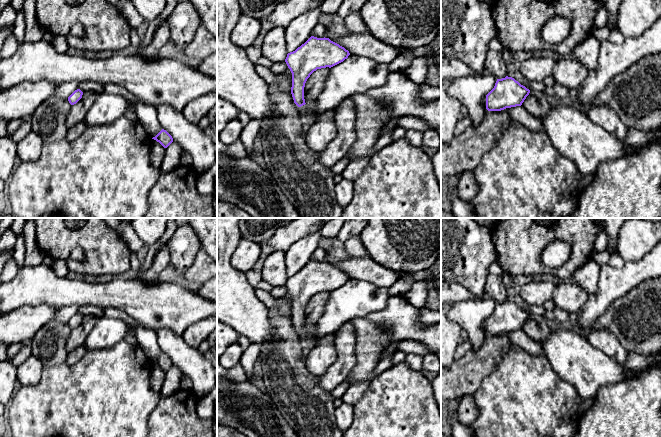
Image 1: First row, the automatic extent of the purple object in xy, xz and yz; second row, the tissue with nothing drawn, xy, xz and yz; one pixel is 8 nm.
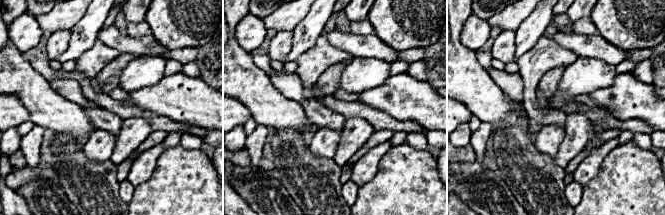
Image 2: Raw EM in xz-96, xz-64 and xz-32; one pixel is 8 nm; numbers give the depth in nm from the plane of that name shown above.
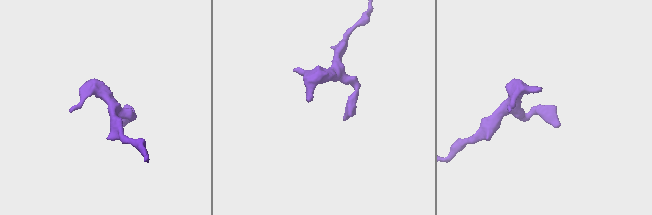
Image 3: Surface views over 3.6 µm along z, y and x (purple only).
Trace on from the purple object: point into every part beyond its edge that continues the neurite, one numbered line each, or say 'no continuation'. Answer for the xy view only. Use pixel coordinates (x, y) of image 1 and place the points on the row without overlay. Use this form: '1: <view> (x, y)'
no continuation

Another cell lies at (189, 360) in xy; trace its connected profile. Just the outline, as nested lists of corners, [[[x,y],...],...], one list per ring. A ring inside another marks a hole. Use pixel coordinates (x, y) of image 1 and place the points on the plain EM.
[[[161,328],[156,333],[162,353],[192,380],[192,391],[199,396],[208,394],[216,385],[213,364],[197,348],[190,346],[182,336],[171,330]]]

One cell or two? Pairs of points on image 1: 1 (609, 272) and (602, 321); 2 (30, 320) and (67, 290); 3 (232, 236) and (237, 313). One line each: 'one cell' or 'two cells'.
1: two cells
2: two cells
3: one cell

